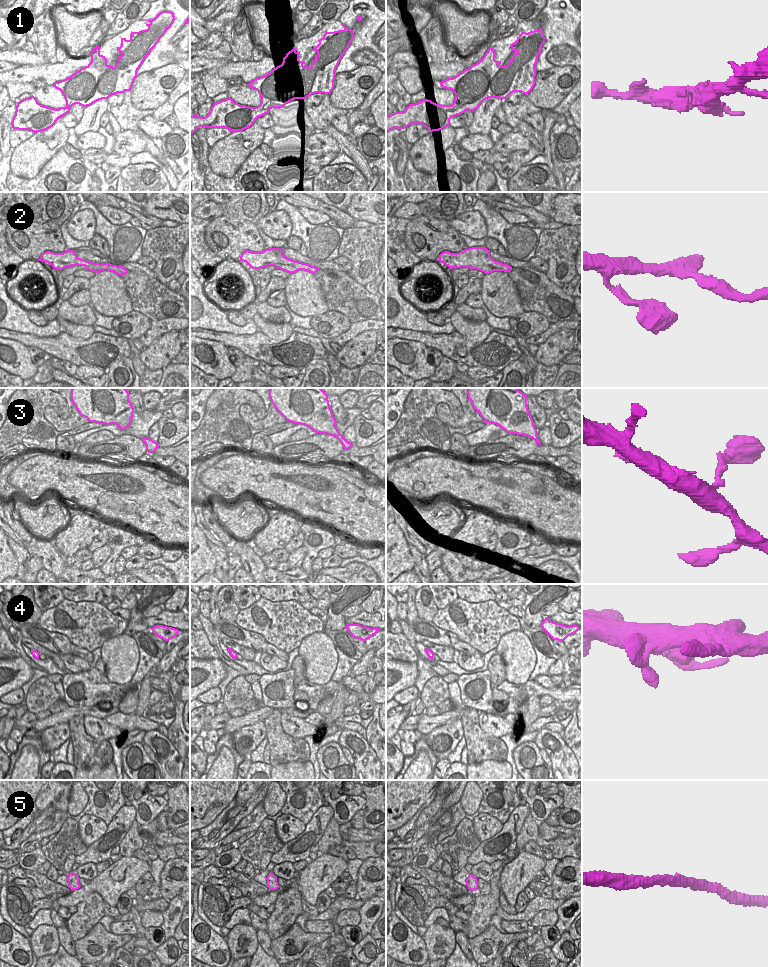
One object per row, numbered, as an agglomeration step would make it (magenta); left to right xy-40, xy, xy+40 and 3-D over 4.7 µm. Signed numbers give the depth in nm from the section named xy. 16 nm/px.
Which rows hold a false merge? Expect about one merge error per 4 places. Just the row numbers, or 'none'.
1.

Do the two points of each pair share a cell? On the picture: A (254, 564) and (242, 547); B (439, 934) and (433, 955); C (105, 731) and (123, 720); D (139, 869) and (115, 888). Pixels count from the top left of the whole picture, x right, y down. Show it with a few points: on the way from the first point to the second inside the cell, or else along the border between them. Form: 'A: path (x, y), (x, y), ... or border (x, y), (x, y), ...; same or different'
A: path (250, 560), (244, 551); same
B: path (435, 938), (433, 950); same
C: border (102, 719), (122, 730); different
D: path (133, 873), (121, 883); same

